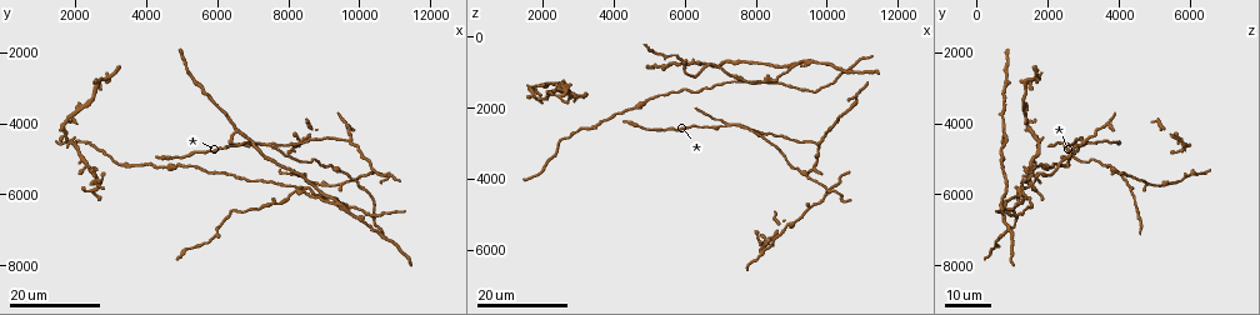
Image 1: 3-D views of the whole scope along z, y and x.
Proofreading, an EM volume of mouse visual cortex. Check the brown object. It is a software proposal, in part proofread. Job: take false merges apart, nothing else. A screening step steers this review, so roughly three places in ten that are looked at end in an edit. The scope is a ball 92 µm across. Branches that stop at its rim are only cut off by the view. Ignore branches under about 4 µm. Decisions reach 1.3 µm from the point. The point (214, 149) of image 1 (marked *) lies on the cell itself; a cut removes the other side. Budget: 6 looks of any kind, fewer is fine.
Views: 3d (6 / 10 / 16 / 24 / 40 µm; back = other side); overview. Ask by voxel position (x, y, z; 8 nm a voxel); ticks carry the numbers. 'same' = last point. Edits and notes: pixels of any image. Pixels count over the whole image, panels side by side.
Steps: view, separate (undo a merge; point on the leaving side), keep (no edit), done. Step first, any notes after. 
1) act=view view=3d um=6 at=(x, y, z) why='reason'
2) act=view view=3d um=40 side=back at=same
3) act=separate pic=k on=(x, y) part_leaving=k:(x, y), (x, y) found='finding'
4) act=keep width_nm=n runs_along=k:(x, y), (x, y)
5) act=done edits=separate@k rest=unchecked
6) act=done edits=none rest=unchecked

act=view view=3d um=24 at=(2600, 5800, 1600) why='looks like a crossing'

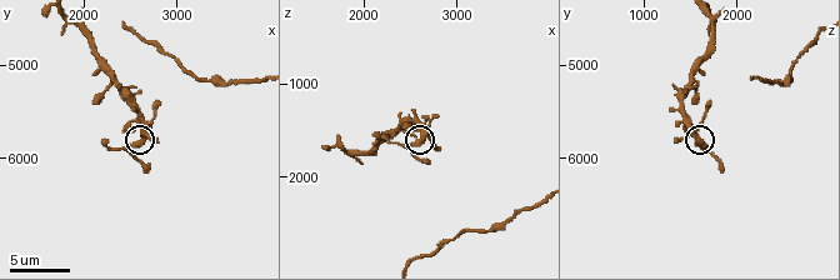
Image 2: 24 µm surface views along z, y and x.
act=view view=3d um=10 at=(2650, 5750, 1550)

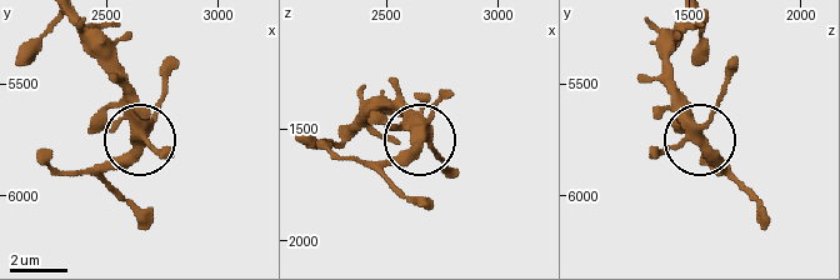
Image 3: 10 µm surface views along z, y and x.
act=keep found='continuous, no second cell'

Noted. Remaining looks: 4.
act=view view=3d um=16 at=(9700, 4600, 3000)

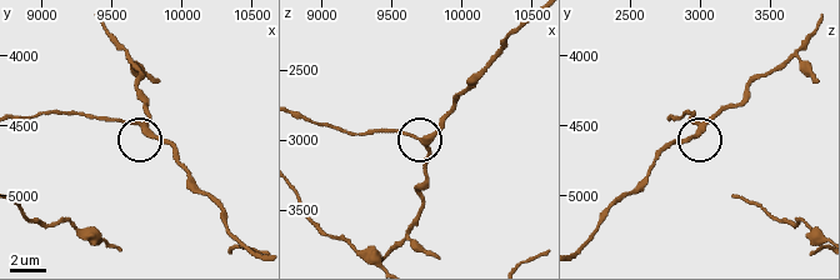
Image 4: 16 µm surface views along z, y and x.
act=view view=3d um=6 at=(9760, 4520, 3000)

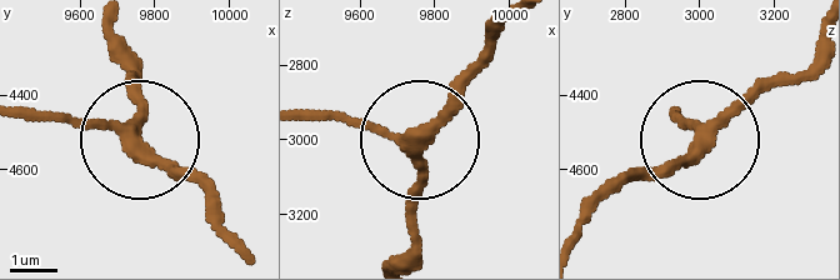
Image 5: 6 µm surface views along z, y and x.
act=keep runs_along=5:(310, 115), (413, 144), (418, 255) found='continuous, no second cell'

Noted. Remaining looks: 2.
act=view view=3d um=24 at=(8400, 6000, 1200)

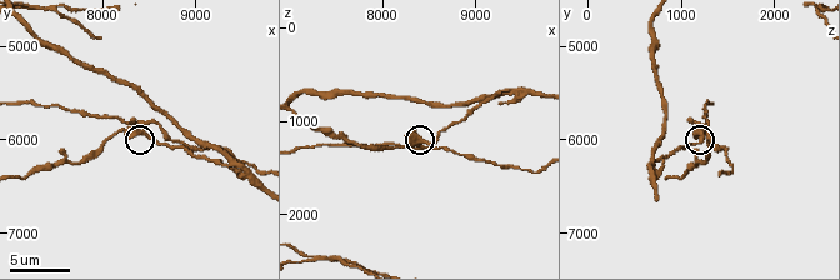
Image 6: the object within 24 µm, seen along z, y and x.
act=view view=3d um=10 at=(8450, 5900, 1200) why='closer look'

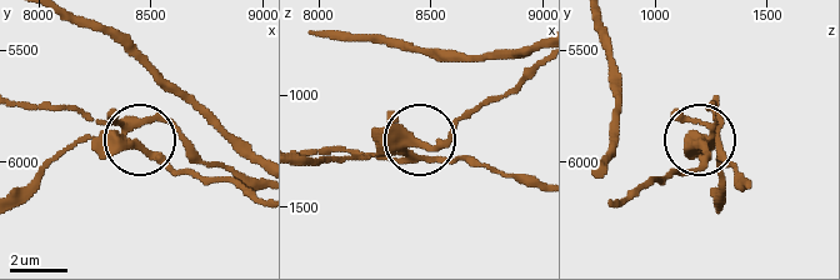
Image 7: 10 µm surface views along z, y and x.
act=separate pic=7 on=(108, 138) part_leaving=7:(135, 124), (145, 150), (166, 169), (231, 179), (253, 194) found='a second cell is stuck on'

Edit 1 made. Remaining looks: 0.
act=done edits=separate@7 rest=unchecked

